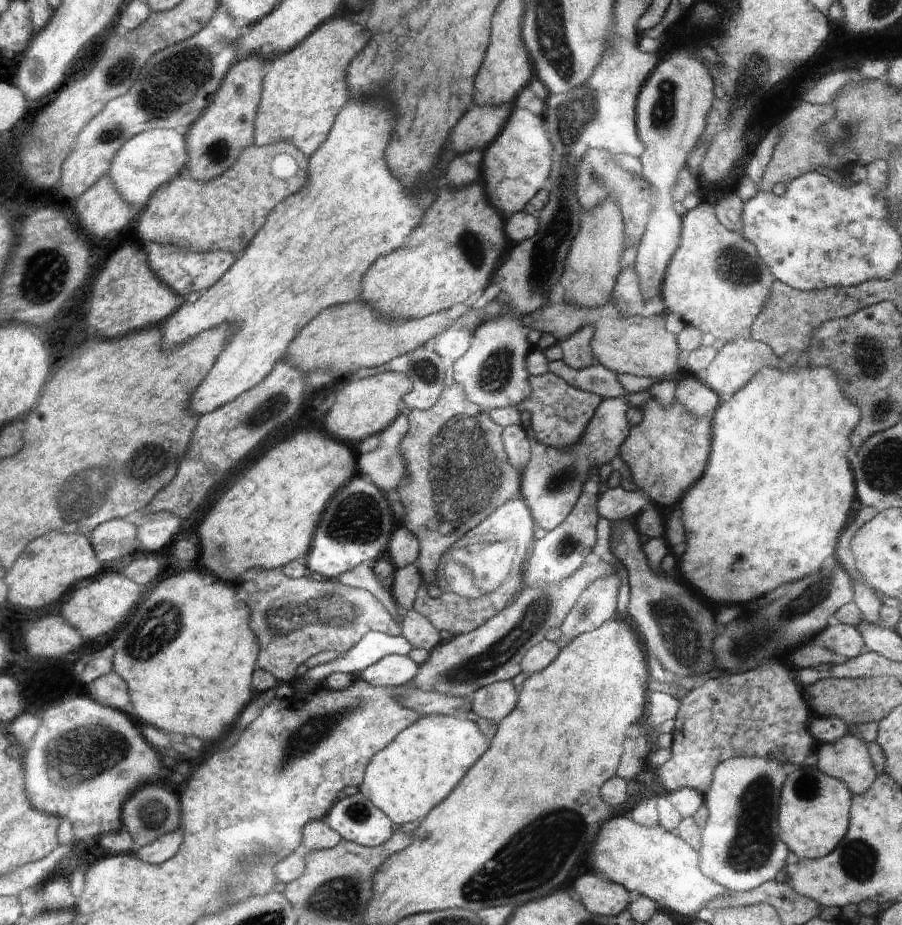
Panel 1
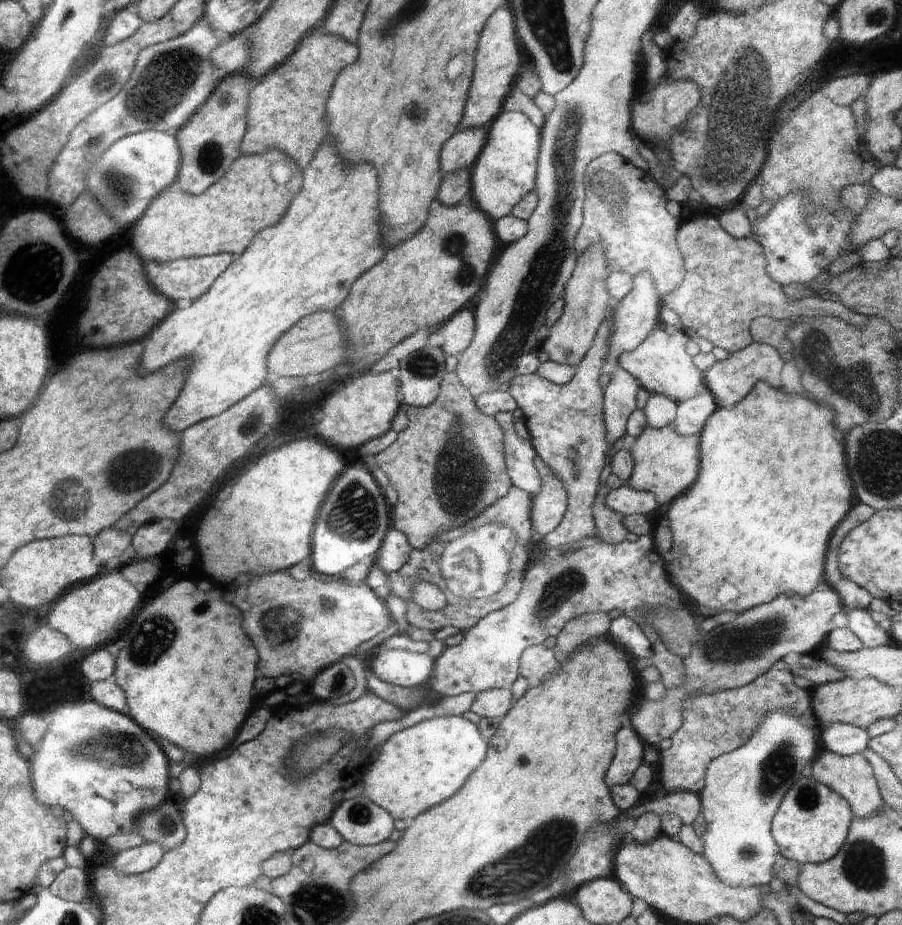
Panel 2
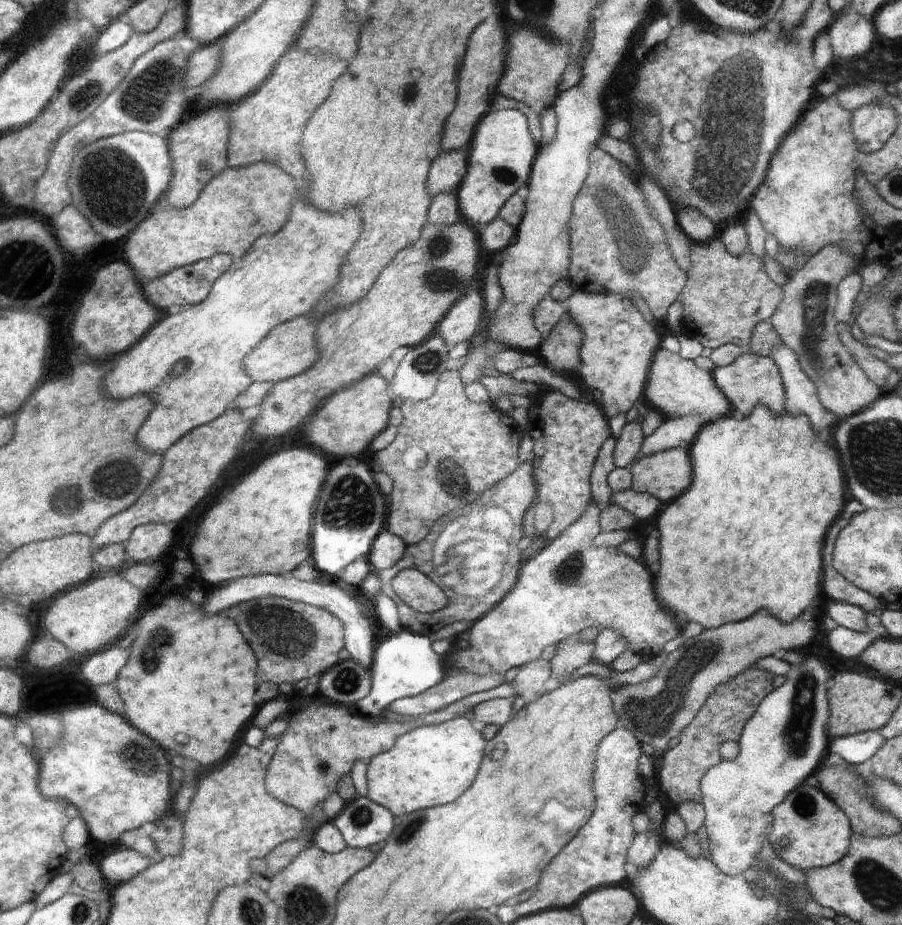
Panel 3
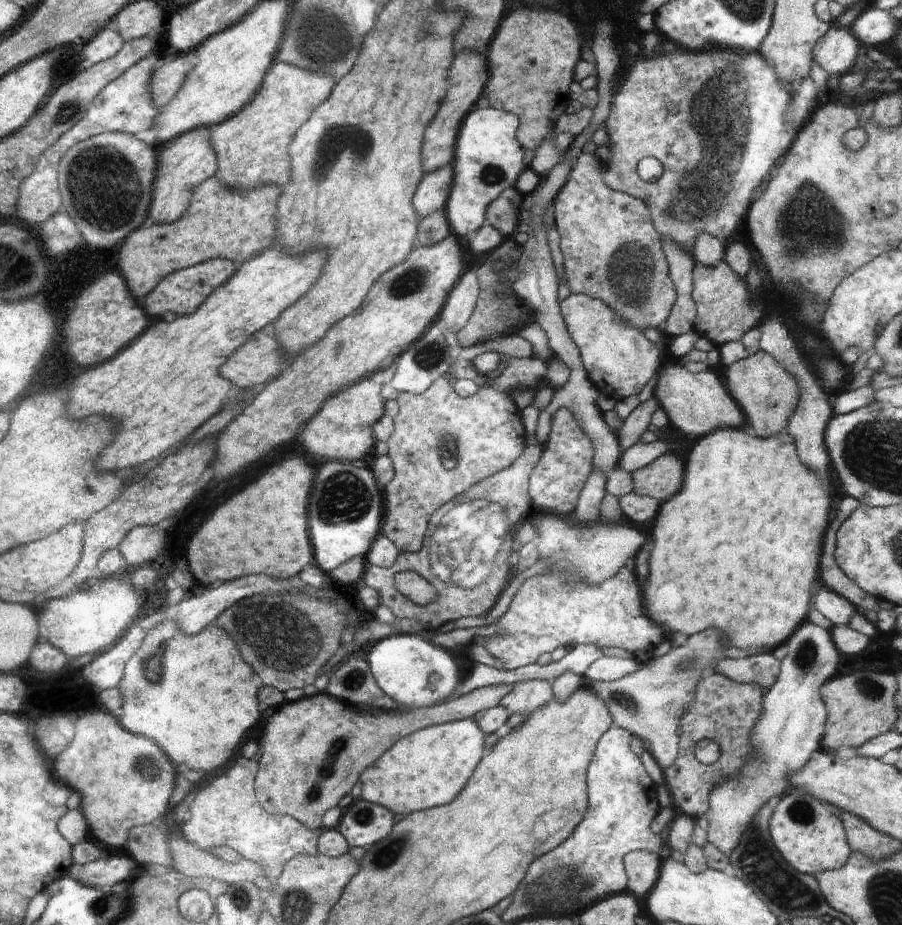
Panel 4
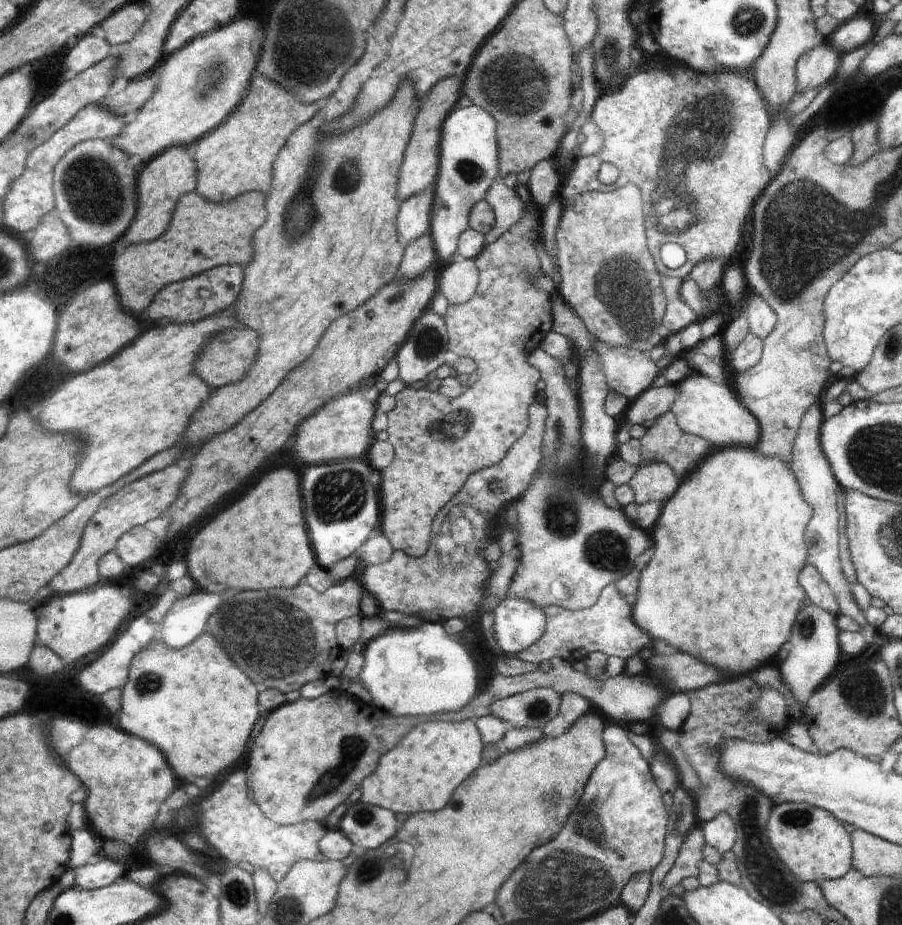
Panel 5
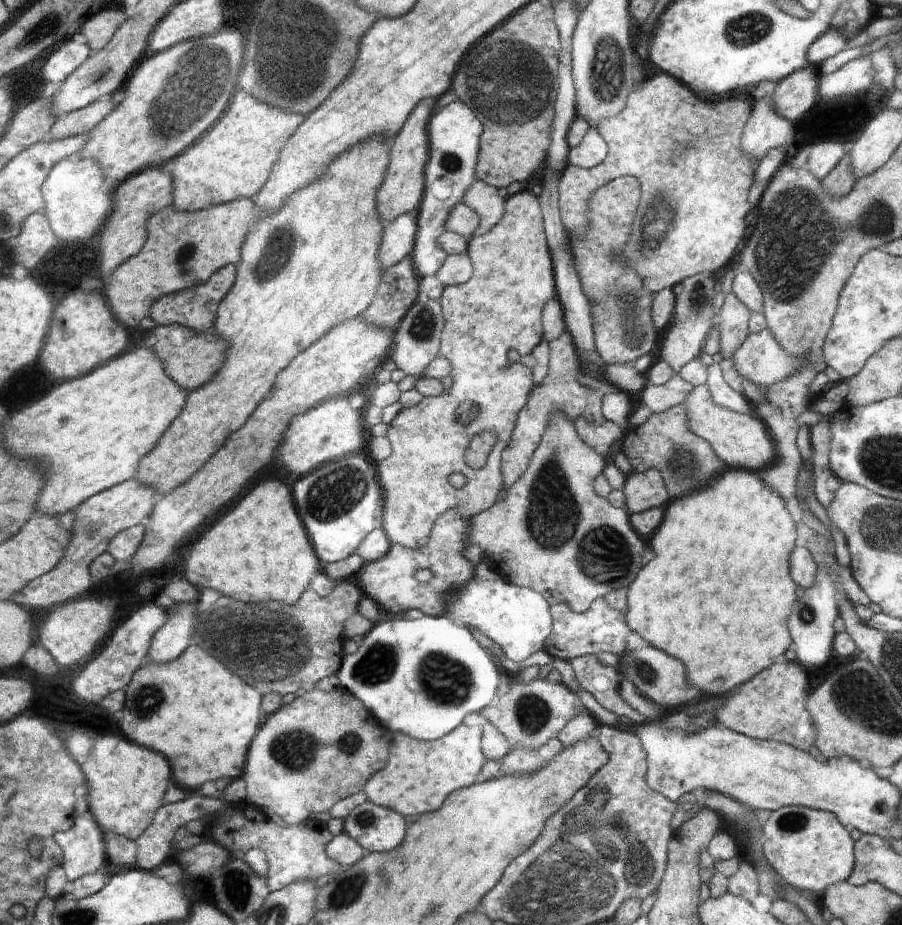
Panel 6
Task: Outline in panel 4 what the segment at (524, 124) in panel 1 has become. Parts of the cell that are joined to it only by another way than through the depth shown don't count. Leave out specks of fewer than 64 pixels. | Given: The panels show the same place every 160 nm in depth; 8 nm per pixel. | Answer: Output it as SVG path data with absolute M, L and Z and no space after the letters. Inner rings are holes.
M494 107L472 111L465 118L457 141L457 157L452 164L454 182L444 206L452 233L473 238L477 230L486 224L488 205L518 184L518 178L526 170L524 146L517 138L520 124L517 114Z

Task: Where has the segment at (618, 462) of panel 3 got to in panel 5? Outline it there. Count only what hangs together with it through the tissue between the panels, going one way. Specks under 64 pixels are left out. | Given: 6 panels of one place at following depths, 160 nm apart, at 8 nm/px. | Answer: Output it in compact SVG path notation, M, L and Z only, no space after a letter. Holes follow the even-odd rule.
M670 384L648 390L645 394L640 394L639 398L630 402L626 410L626 418L629 426L643 424L648 420L655 420L662 414L668 413L674 400L678 396L678 385Z

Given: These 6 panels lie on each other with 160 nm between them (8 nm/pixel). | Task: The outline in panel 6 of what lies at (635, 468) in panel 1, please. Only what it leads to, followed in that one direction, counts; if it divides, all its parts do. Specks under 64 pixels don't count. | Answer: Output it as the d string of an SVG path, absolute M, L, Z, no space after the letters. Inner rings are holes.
M649 469L627 476L624 484L625 509L630 514L640 514L656 507L665 508L670 500L663 476L658 470Z

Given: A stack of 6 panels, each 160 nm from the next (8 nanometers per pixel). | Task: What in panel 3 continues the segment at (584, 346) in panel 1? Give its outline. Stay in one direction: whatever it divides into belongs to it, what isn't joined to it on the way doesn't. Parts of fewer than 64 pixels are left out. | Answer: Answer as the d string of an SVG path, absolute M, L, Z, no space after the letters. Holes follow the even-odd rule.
M565 314L551 334L545 338L537 354L549 367L552 367L552 370L566 373L566 370L579 367L582 340L584 334L580 326L574 324Z

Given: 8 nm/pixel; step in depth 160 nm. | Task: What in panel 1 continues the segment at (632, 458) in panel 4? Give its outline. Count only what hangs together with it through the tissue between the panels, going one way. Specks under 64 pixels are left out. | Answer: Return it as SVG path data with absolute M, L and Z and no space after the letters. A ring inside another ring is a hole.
M686 376L678 382L676 402L682 404L692 416L696 416L700 420L704 416L712 416L720 400L713 390L704 386L703 381L700 382L692 376Z

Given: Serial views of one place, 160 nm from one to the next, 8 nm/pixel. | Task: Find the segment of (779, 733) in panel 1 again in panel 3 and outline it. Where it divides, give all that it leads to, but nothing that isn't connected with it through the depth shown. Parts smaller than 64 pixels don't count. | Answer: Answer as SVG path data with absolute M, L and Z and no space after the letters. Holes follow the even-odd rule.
M751 668L738 674L728 684L720 684L716 692L704 702L697 717L682 728L680 742L676 747L662 756L662 770L657 779L657 789L666 792L678 806L684 802L702 803L703 778L708 770L724 760L720 747L724 742L739 742L747 723L758 712L763 699L772 693L777 683L776 677L770 672Z

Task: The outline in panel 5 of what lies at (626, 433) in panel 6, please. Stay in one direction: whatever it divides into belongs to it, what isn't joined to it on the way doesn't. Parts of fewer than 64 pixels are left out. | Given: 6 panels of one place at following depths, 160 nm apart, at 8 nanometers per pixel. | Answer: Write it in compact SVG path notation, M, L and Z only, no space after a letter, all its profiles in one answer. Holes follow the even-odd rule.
M671 411L656 418L655 423L646 430L646 433L639 441L642 464L650 462L668 464L675 472L676 478L680 480L684 479L686 472L690 472L696 466L698 460L704 460L708 456L708 452L714 450L714 446L707 439L683 431Z

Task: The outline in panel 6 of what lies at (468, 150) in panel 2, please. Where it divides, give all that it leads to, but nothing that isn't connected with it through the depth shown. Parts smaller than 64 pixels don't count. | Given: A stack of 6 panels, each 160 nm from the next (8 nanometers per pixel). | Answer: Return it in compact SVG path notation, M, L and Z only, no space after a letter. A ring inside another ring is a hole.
M408 212L392 222L385 222L382 228L382 242L378 248L378 260L382 270L398 264L402 258L411 255L414 250L414 240L418 232L417 215Z

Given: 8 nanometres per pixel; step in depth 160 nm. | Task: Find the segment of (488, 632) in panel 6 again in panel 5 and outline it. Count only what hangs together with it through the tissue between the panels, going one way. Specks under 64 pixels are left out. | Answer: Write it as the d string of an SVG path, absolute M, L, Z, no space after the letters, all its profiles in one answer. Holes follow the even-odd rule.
M504 598L492 611L494 638L506 657L534 645L547 629L547 615L542 607L522 598Z

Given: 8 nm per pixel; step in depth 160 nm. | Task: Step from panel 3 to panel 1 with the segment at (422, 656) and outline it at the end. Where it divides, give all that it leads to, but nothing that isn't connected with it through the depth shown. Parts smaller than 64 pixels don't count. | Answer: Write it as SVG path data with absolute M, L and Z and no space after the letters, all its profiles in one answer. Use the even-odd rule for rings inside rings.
M391 654L365 668L358 677L373 687L399 689L410 684L418 672L418 664L408 655Z

